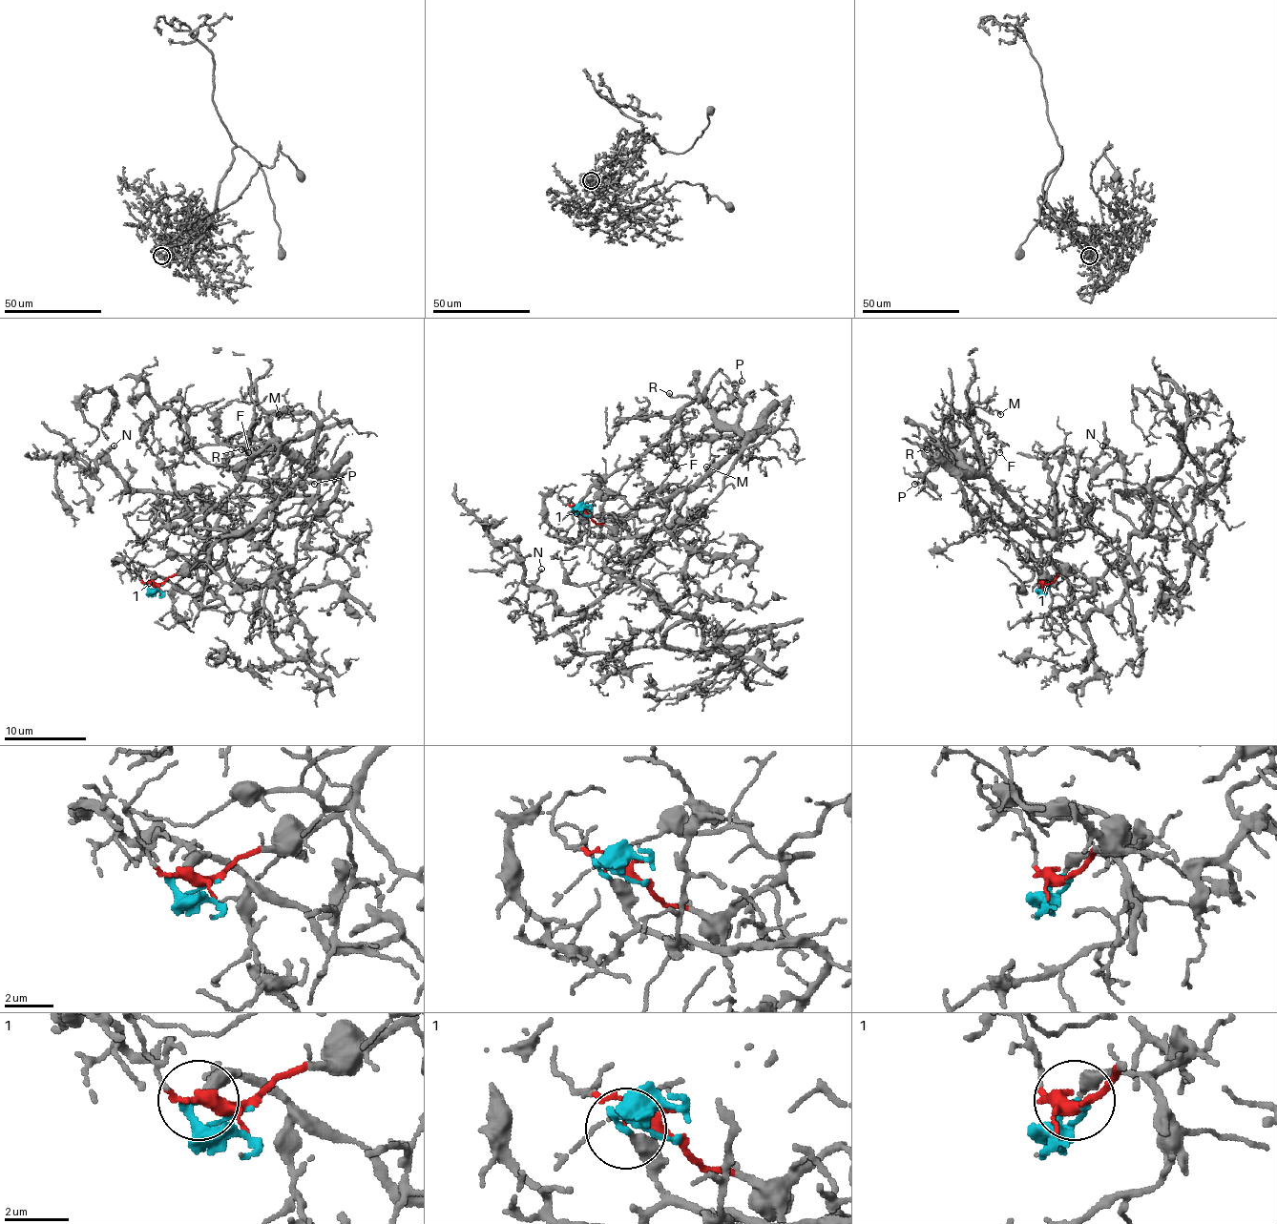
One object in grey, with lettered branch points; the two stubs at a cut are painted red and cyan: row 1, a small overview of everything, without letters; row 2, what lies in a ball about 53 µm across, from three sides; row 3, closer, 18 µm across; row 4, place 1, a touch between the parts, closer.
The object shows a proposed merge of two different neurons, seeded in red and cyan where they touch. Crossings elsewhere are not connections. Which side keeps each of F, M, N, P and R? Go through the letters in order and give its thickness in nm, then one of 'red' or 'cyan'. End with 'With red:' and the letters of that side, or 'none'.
F: 120 nm | red
M: 100 nm | red
N: 160 nm | cyan
P: 150 nm | red
R: 130 nm | red
With red: F, M, P, R

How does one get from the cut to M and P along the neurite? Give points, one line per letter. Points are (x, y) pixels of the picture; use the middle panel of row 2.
M: (586, 515), (621, 526), (641, 508), (691, 490), (743, 433), (718, 438), (705, 466)
P: (586, 515), (596, 524), (621, 526), (650, 503), (691, 490), (734, 447), (744, 403), (734, 390), (743, 380)

